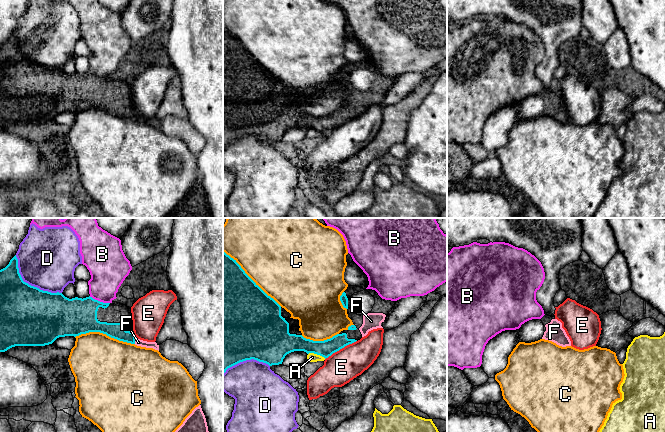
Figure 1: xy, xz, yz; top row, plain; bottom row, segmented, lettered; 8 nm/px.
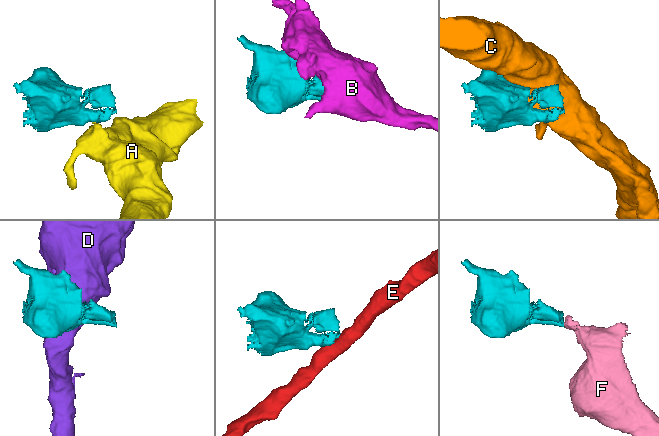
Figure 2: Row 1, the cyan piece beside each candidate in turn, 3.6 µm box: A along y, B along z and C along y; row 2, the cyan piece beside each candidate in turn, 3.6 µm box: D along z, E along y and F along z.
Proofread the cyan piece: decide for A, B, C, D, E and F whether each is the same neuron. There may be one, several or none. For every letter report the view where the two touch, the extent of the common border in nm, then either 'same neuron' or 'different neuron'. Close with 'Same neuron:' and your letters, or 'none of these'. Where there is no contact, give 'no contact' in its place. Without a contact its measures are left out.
A: meets cyan in xz; contact 150 nm long; different neuron
B: meets cyan in xy; contact 180 nm long; different neuron
C: meets cyan in xz; contact 650 nm long; different neuron
D: meets cyan in xy; contact 480 nm long; different neuron
E: meets cyan in xz; contact 300 nm long; different neuron
F: meets cyan in xy; contact 60 nm long; same neuron
Same neuron: F

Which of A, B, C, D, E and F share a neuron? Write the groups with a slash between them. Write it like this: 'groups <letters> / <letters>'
groups A / B / C / D / E / F

